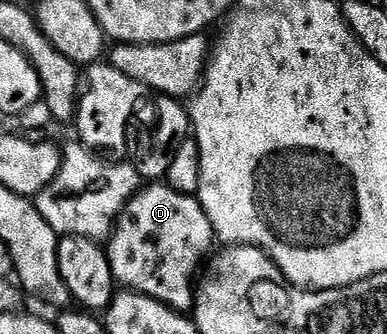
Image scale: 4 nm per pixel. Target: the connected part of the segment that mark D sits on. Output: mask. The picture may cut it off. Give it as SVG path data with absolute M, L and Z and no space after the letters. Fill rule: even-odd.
M147 184L128 200L127 207L116 218L115 229L111 231L105 249L109 268L120 287L149 296L171 310L187 312L195 304L197 271L204 259L212 253L211 245L216 245L216 242L213 224L209 224L209 216L205 216L205 208L198 197L177 192L166 184Z

